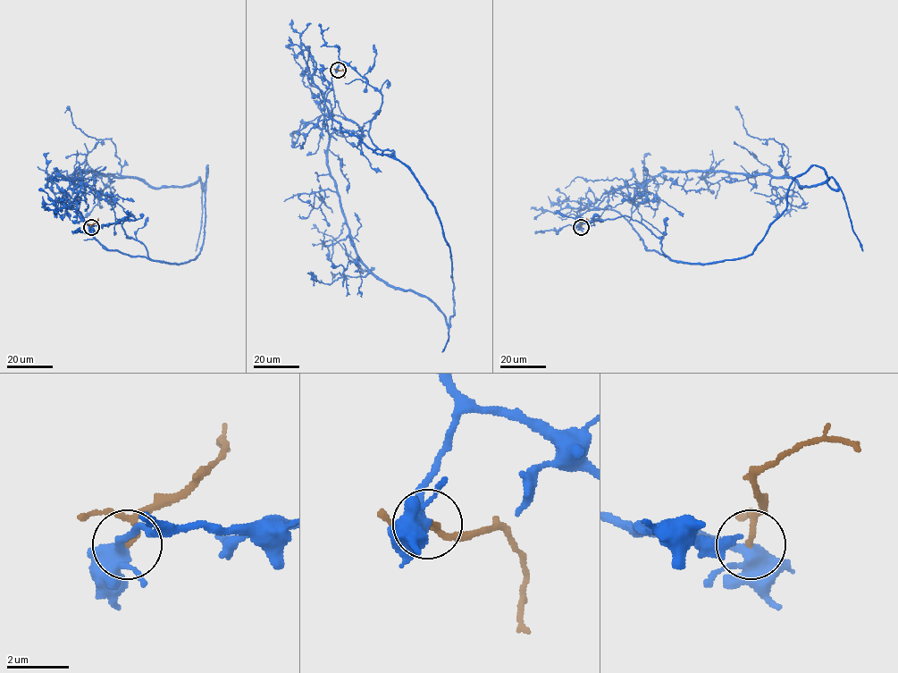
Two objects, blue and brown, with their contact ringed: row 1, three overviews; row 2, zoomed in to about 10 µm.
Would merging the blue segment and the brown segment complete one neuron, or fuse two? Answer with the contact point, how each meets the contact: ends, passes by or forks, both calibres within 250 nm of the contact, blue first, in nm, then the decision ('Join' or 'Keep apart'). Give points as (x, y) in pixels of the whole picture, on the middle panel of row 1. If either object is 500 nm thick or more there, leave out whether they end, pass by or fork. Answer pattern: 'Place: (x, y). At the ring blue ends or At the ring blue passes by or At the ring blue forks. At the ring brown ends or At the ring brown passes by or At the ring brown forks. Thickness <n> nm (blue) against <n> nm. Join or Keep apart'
Place: (338, 70). At the ring blue forks. At the ring brown passes by. Thickness 360 nm (blue) against 130 nm. Keep apart

